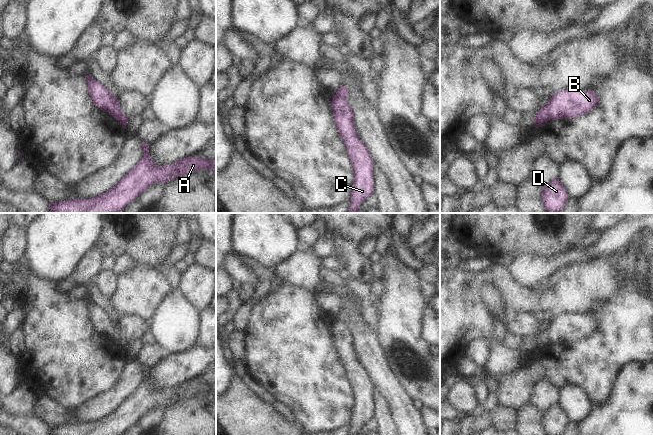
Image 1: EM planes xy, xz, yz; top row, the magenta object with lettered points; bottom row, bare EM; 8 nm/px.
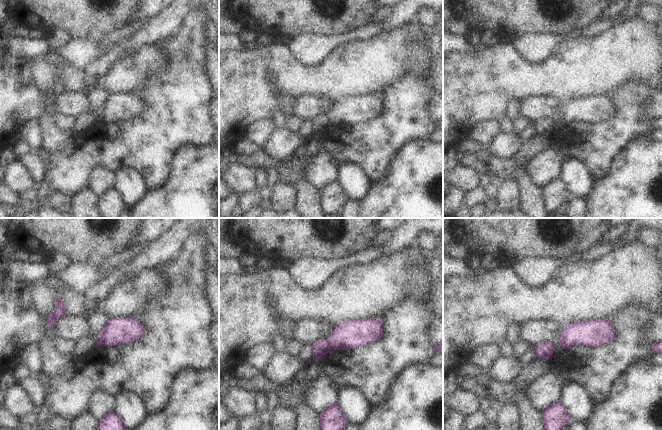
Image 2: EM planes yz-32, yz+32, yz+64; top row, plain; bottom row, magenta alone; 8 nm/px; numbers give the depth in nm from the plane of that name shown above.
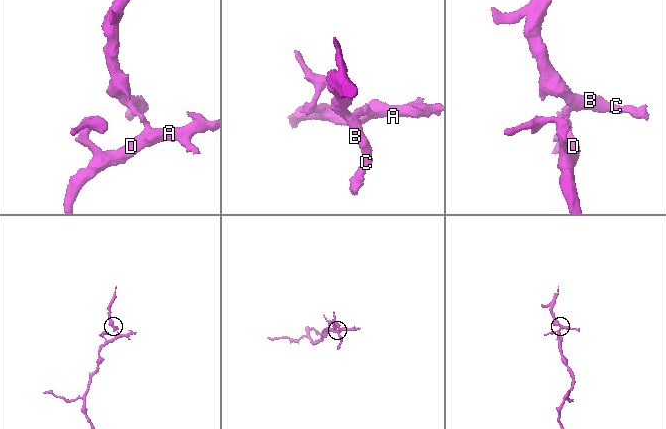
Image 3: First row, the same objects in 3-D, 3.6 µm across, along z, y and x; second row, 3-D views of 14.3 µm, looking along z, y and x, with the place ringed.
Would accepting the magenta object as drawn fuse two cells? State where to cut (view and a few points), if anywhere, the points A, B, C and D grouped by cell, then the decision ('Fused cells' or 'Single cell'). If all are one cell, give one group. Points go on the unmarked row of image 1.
Split along yz (545, 331), (550, 342). Groups: A D / B C. Fused cells.

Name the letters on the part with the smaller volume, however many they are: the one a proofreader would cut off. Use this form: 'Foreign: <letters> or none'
Foreign: B, C.

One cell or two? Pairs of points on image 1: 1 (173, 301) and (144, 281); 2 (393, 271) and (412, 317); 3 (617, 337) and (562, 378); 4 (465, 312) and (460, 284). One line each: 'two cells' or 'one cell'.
1: two cells
2: one cell
3: one cell
4: one cell

